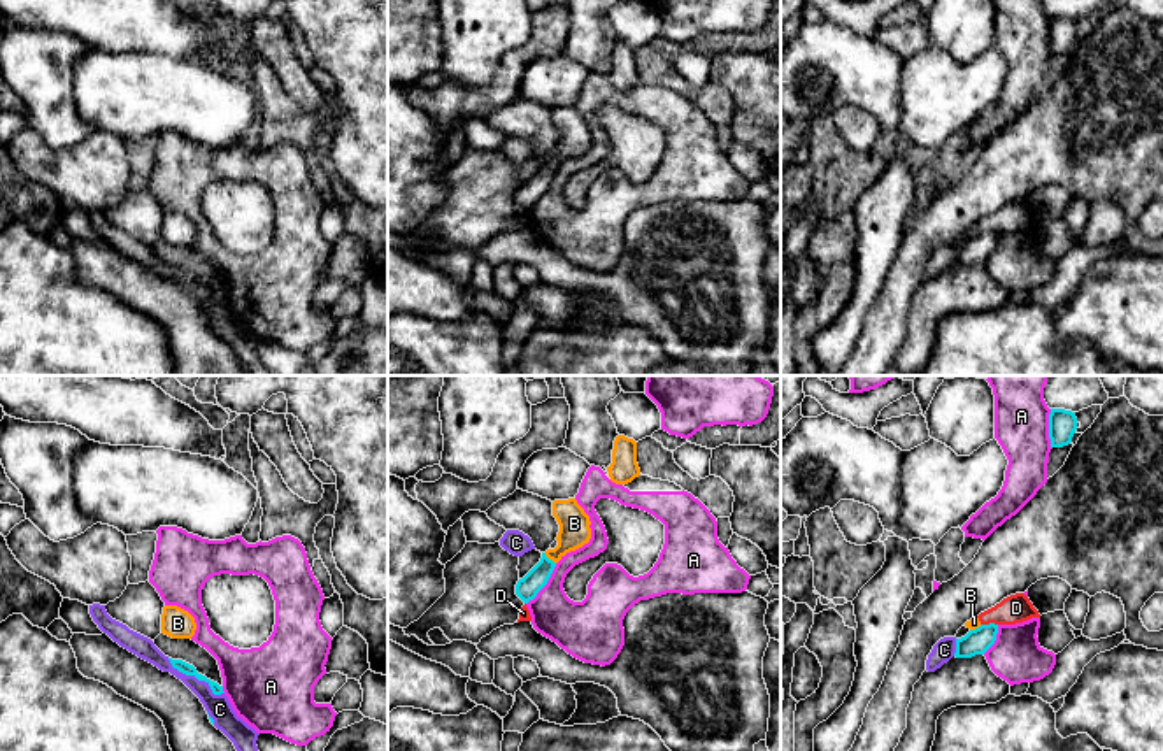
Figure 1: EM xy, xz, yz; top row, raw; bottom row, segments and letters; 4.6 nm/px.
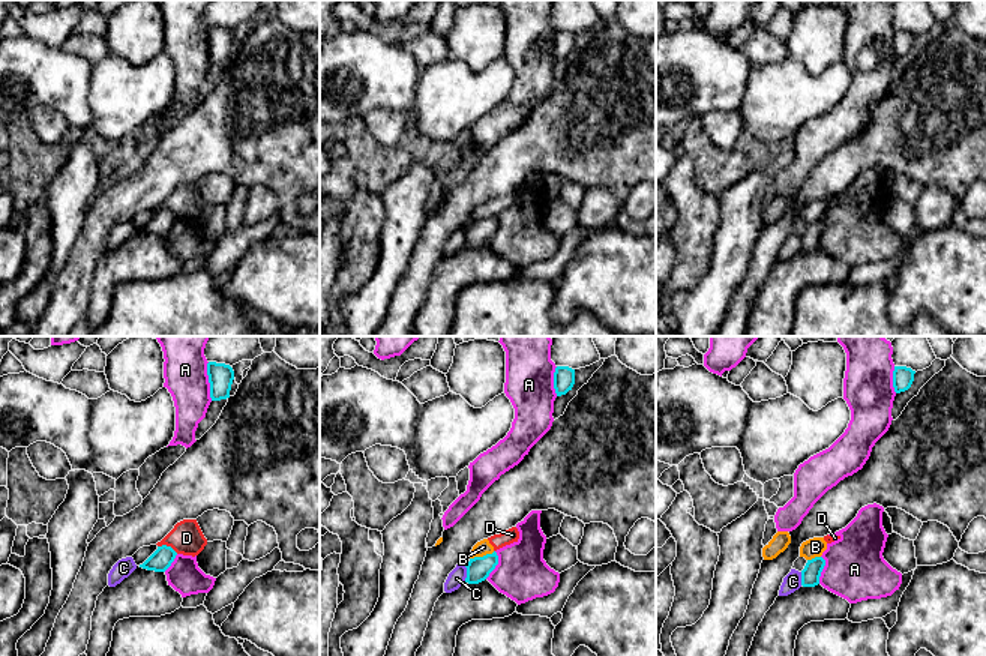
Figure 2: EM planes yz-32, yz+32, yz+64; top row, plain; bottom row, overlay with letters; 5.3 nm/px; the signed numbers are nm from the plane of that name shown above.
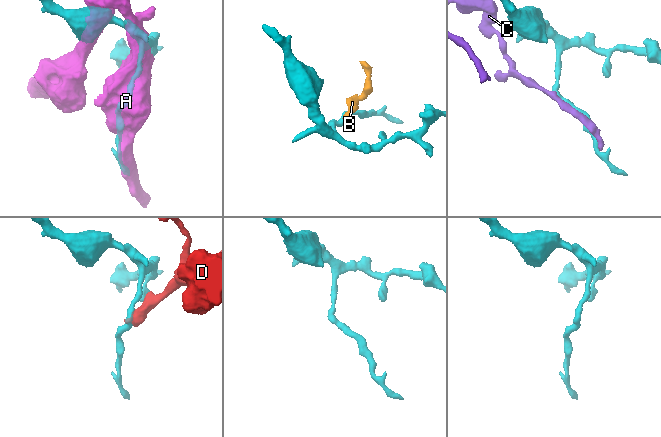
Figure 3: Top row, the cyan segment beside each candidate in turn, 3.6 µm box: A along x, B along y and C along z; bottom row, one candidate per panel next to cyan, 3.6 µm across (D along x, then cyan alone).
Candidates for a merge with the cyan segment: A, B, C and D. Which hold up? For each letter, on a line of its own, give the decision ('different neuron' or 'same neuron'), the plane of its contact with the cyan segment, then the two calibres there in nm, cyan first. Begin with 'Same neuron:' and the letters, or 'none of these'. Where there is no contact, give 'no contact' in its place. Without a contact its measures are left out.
Same neuron: none of these
A: different neuron | xz | 110/240 nm
B: different neuron | xz | 110/140 nm
C: different neuron | xy | 50/110 nm
D: different neuron | yz | 120/130 nm

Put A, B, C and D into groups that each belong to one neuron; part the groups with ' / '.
A / B D / C

